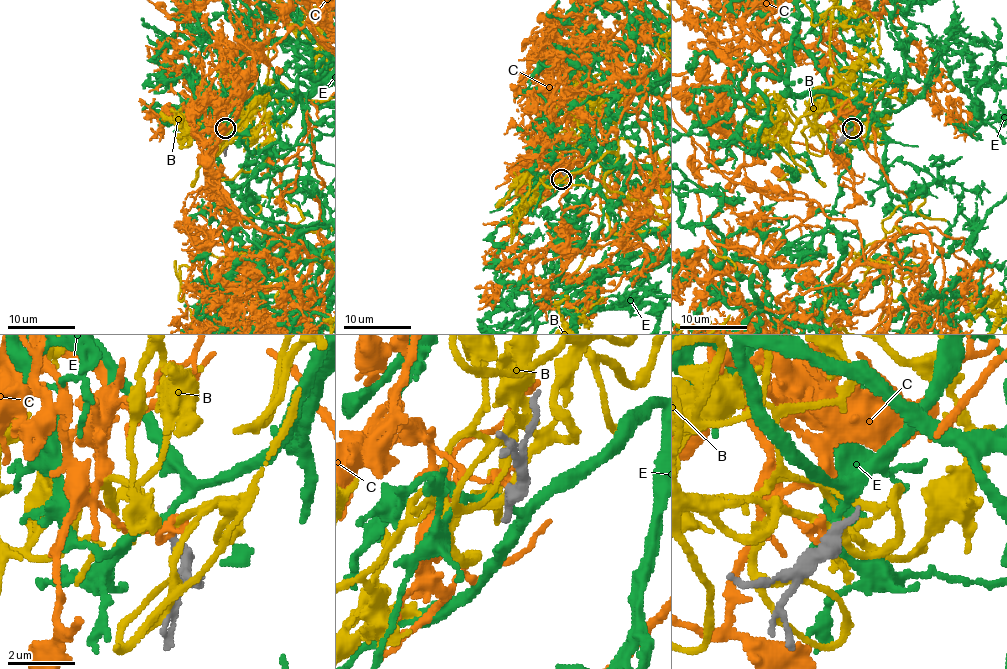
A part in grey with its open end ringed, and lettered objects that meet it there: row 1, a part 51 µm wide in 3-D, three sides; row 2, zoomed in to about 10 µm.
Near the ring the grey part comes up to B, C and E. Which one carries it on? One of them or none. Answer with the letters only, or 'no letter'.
no letter

